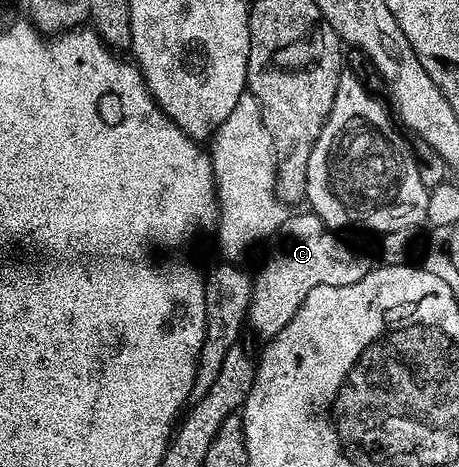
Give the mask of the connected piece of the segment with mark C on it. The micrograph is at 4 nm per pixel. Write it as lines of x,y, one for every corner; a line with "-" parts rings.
303,210
297,214
289,215
280,231
274,237
276,245
272,248
272,253
264,260
264,265
260,268
260,273
255,273
252,281
252,297
248,306
248,316
246,319
247,327
253,328
258,335
263,338
277,336
294,318
298,306
314,290
314,286
350,286
350,282
358,282
358,278
366,278
366,274
371,272
374,267
374,261
363,252
356,244
351,244
348,240
343,240
339,231
328,228
310,210

